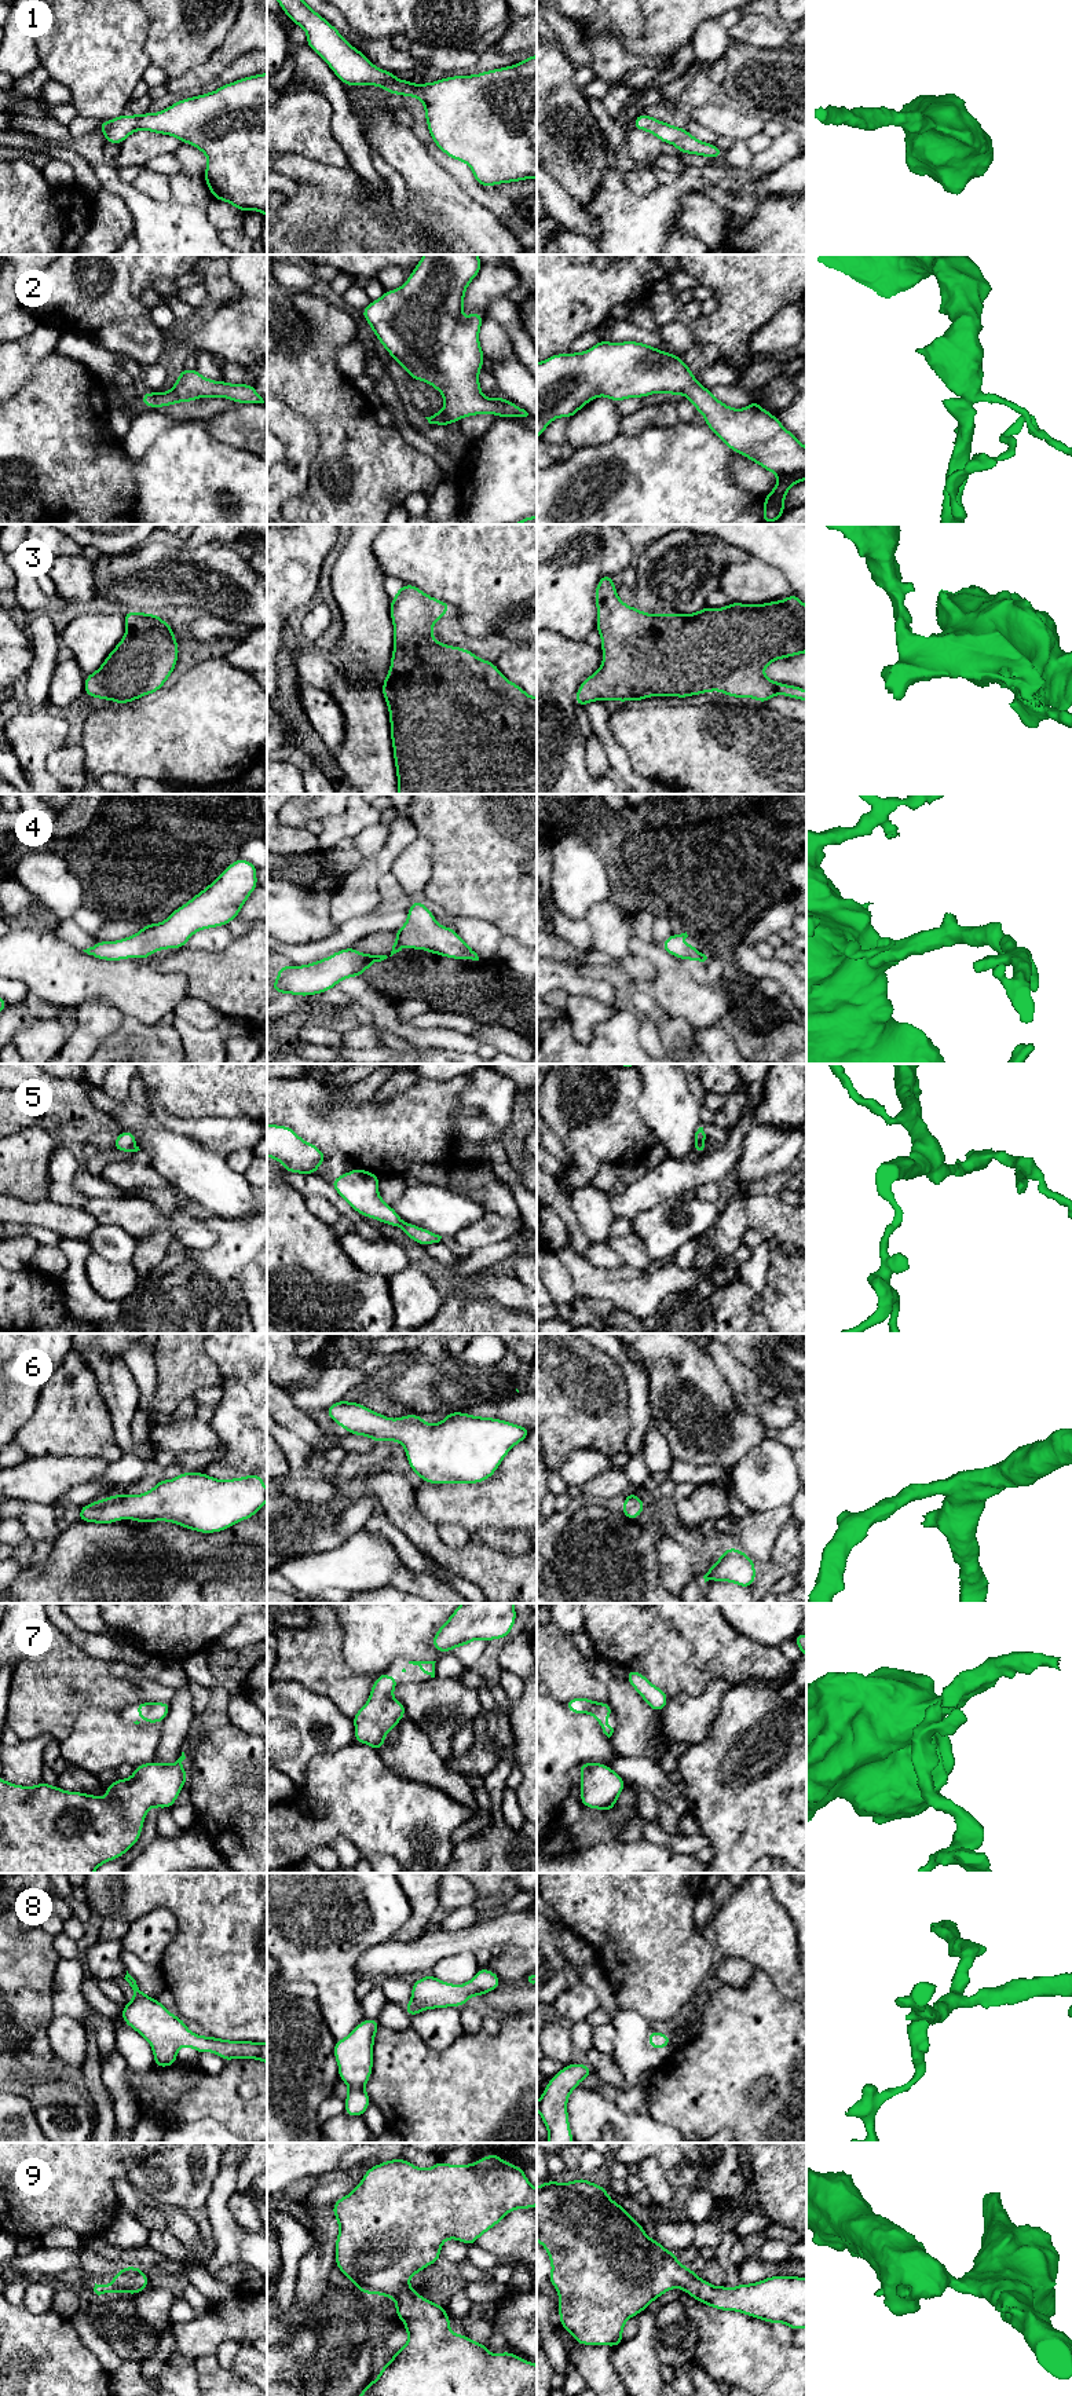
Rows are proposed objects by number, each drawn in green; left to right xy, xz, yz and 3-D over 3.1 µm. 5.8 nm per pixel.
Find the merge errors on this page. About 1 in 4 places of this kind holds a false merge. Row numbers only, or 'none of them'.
5

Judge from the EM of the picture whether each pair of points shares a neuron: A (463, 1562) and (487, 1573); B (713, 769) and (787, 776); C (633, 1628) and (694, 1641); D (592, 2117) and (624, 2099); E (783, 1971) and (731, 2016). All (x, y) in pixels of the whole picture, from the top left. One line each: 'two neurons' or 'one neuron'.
A: one neuron
B: one neuron
C: one neuron
D: two neurons
E: two neurons

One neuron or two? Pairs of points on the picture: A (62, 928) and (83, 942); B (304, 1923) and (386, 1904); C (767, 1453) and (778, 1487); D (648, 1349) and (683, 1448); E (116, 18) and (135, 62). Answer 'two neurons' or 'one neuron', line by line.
A: one neuron
B: one neuron
C: one neuron
D: one neuron
E: one neuron

